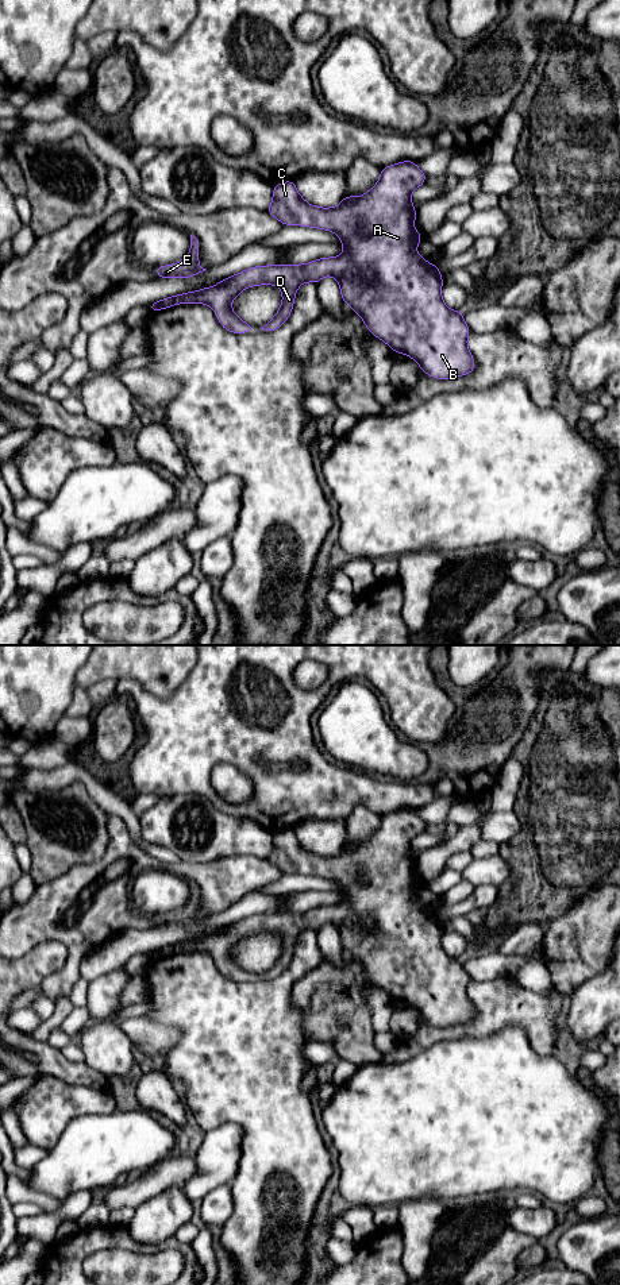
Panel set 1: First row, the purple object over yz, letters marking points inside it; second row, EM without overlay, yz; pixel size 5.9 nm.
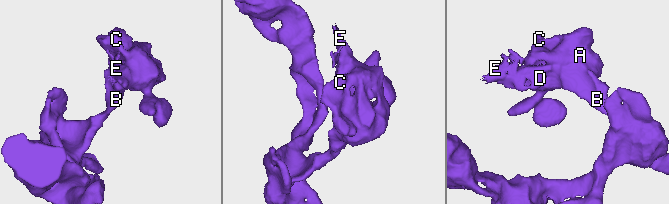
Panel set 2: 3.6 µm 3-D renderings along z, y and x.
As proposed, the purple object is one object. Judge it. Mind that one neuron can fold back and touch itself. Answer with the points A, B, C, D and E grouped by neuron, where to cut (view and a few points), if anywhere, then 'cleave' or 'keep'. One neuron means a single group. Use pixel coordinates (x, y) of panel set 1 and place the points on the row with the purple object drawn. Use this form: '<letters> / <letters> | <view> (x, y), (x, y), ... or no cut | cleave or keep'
A B C D / E | yz (195, 292), (184, 296), (177, 303) | cleave

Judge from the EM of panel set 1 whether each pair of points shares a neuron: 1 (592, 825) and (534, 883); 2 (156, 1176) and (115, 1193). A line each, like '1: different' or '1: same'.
1: same
2: same

